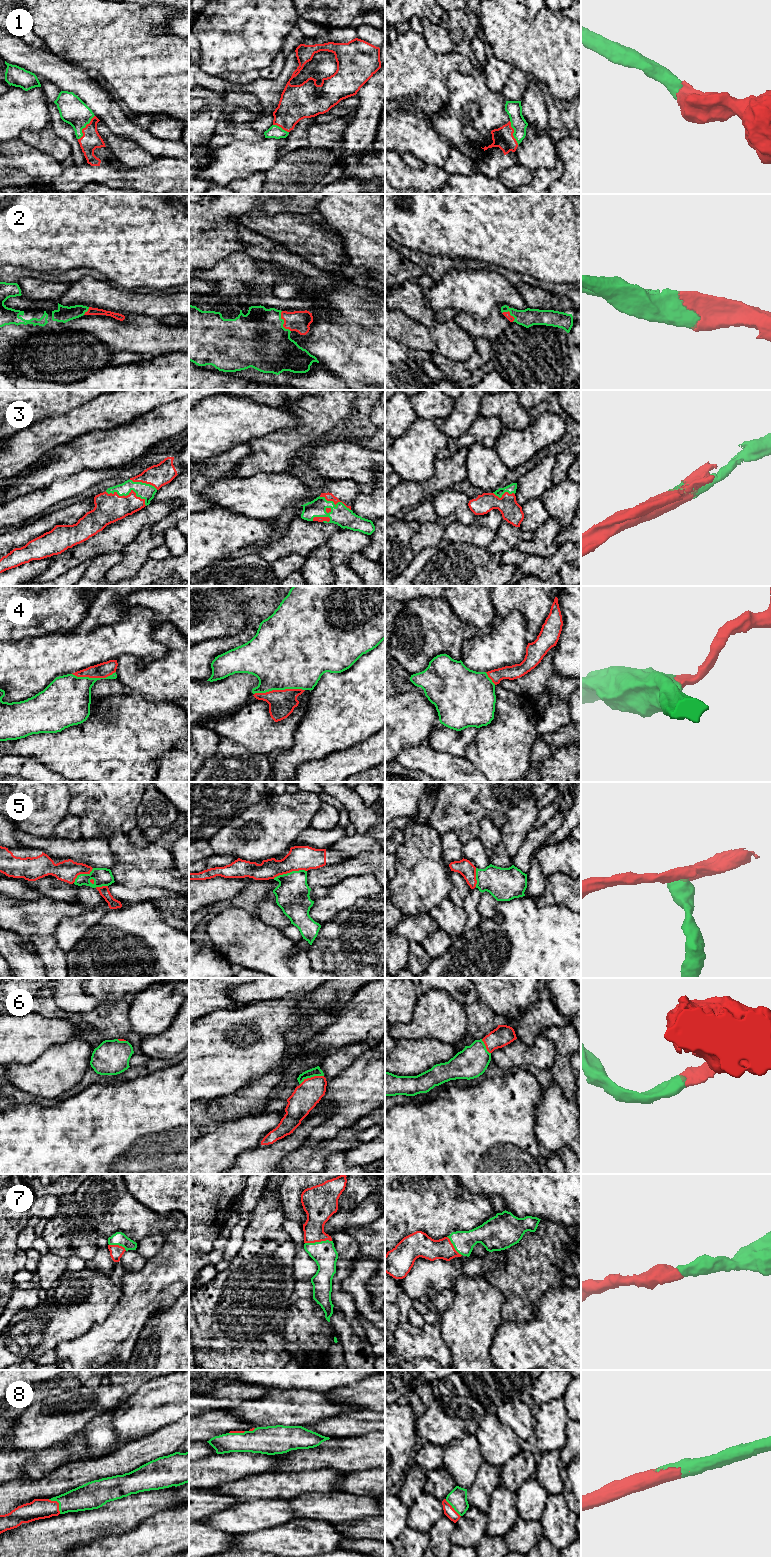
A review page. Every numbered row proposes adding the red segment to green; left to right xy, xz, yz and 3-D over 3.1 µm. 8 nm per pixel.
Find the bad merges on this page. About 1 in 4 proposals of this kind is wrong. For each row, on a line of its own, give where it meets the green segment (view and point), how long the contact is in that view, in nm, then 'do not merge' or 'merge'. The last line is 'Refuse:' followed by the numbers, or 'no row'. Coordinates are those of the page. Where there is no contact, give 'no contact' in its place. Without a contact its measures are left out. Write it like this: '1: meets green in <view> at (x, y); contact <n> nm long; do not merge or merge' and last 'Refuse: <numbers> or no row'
1: meets green in xy at (84, 127); contact 240 nm long; merge
2: meets green in xz at (283, 322); contact 180 nm long; merge
3: meets green in xy at (128, 494); contact 360 nm long; merge
4: meets green in xz at (279, 689); contact 400 nm long; merge
5: meets green in xz at (290, 872); contact 280 nm long; do not merge
6: meets green in xz at (311, 1076); contact 200 nm long; merge
7: meets green in xz at (318, 1242); contact 220 nm long; merge
8: meets green in xy at (58, 1502); contact 160 nm long; merge
Refuse: 5

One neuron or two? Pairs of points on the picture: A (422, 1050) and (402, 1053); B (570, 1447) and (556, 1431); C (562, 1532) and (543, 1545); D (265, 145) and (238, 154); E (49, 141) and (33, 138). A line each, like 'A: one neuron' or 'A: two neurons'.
A: one neuron
B: two neurons
C: two neurons
D: one neuron
E: one neuron

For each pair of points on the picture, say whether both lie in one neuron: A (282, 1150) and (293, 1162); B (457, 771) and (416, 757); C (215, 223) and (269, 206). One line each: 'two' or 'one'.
A: two
B: one
C: one

